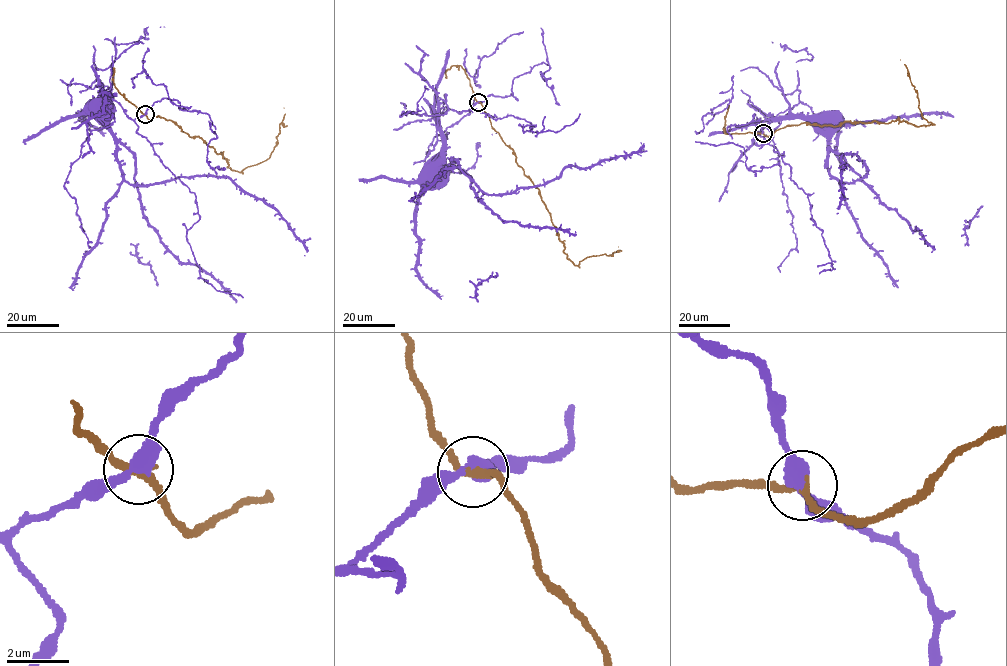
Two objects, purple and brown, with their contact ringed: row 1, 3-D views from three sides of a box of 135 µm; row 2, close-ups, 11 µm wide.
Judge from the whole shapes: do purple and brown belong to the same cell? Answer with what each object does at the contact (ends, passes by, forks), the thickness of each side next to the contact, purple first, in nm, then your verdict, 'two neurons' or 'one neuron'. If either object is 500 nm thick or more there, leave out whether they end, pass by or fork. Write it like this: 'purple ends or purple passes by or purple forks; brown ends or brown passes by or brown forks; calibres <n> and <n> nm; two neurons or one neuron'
purple passes by; brown passes by; calibres 440 and 240 nm; two neurons

